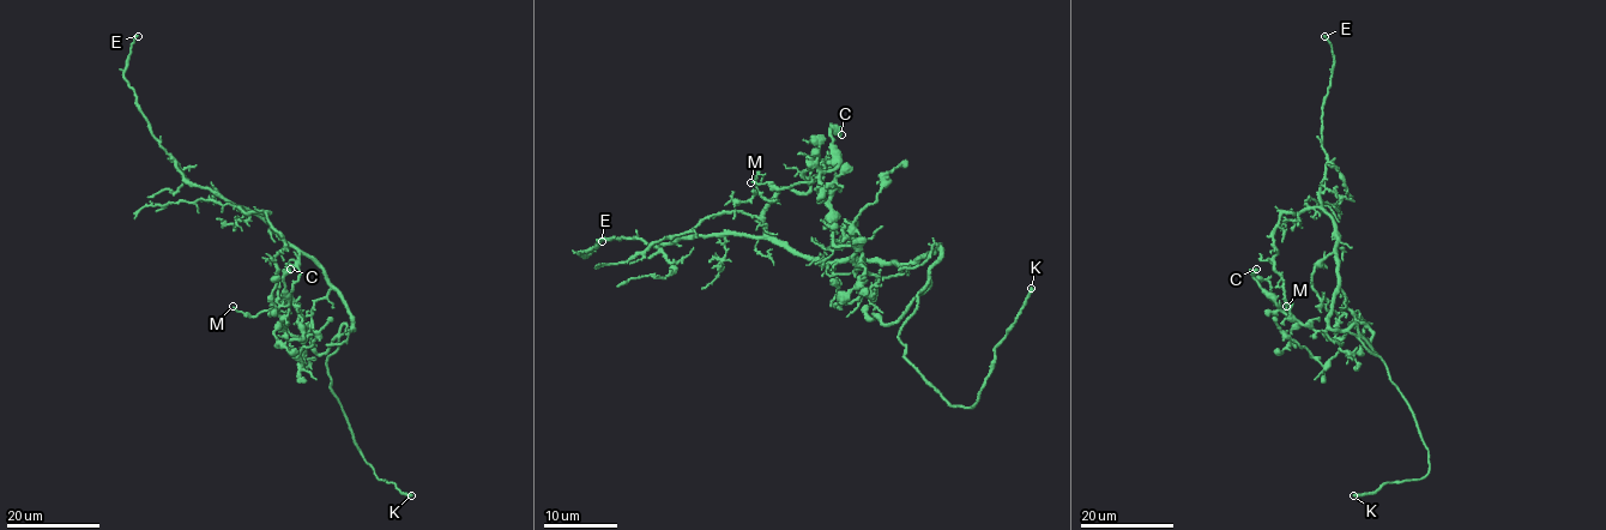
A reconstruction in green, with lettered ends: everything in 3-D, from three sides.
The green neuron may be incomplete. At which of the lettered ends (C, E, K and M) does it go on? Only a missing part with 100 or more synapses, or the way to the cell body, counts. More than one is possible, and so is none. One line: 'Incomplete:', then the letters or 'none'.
Incomplete: K

